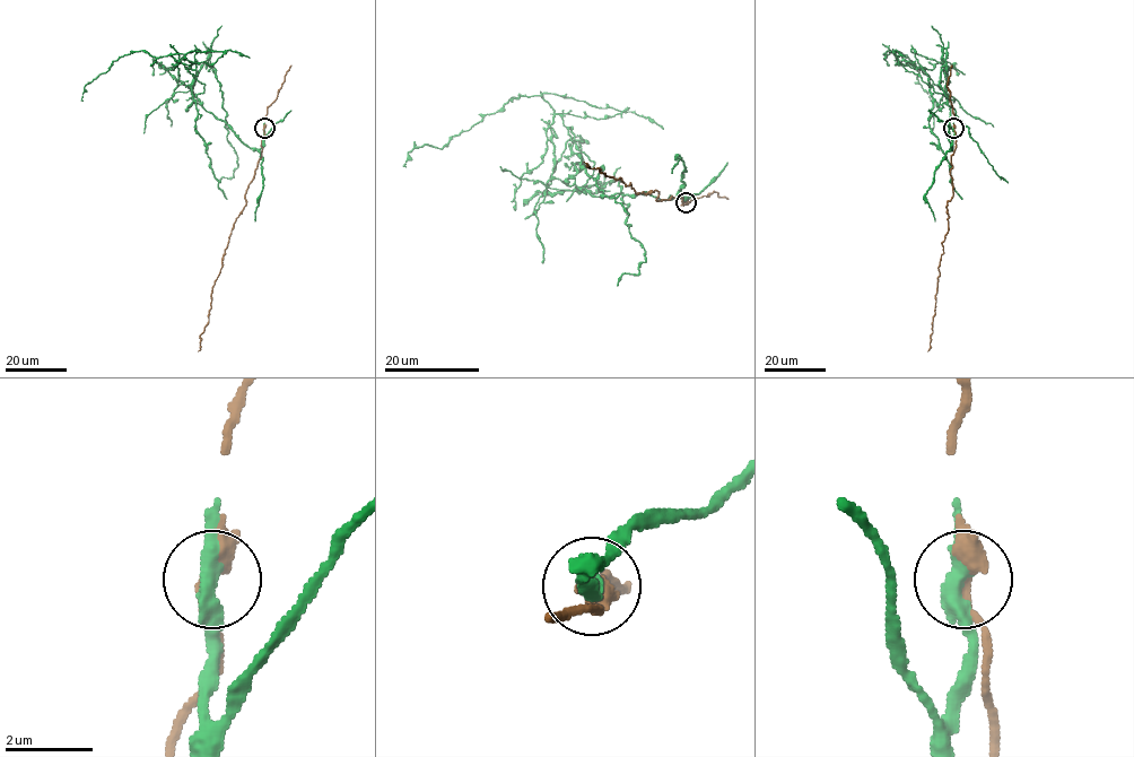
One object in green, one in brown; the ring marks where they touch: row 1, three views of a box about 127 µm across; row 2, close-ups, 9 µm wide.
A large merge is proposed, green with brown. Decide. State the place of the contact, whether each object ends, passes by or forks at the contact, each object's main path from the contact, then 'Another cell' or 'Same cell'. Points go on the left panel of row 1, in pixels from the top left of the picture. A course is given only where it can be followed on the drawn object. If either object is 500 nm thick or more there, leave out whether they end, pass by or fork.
Place: (264, 128). At the ring green passes by. At the ring brown passes by. Course of green: (264, 129), (249, 148), (195, 96), (205, 85), (180, 61), (212, 64), (221, 51), (132, 51), (83, 101). Course of brown: (264, 128), (260, 158), (245, 197), (246, 205), (232, 231), (212, 288), (208, 322), (200, 336), (198, 350). Another cell

